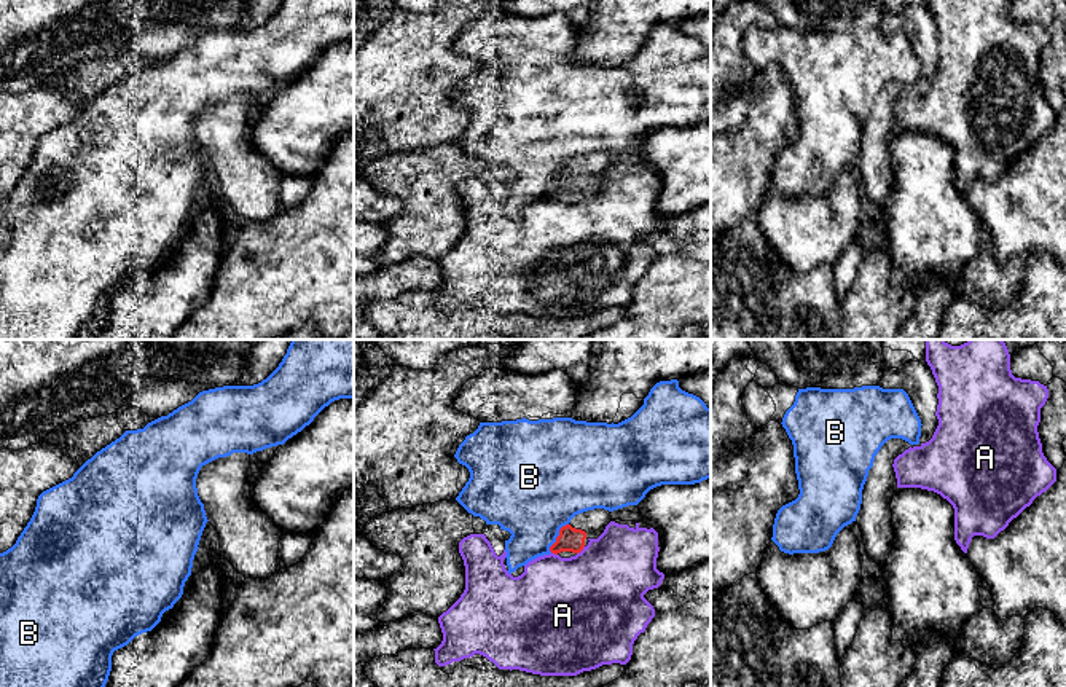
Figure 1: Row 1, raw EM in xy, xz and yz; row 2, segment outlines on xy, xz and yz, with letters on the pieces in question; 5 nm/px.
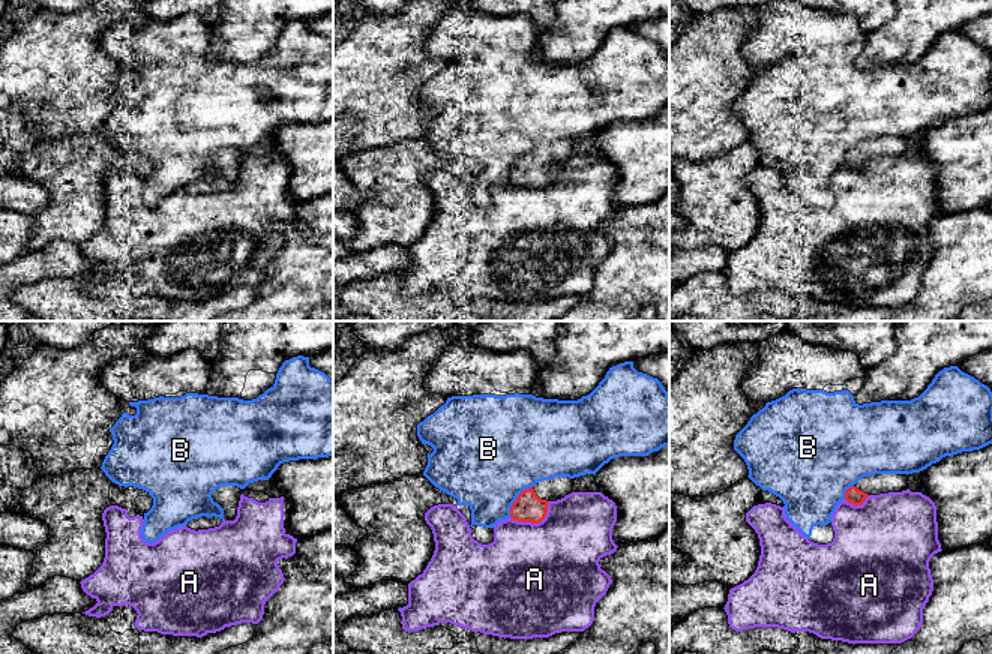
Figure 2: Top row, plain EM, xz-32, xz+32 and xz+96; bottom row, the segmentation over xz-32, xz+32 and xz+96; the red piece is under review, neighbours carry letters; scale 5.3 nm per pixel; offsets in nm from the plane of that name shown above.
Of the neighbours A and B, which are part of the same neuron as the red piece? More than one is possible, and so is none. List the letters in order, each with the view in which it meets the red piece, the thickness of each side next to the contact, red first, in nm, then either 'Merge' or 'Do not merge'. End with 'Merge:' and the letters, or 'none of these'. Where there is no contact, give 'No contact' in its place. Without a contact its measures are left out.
A: Touches red in xz. Thickness 120 nm (red) against 480 nm. Do not merge
B: Touches red in xz. Thickness 120 nm (red) against 440 nm. Do not merge
Merge: none of these

